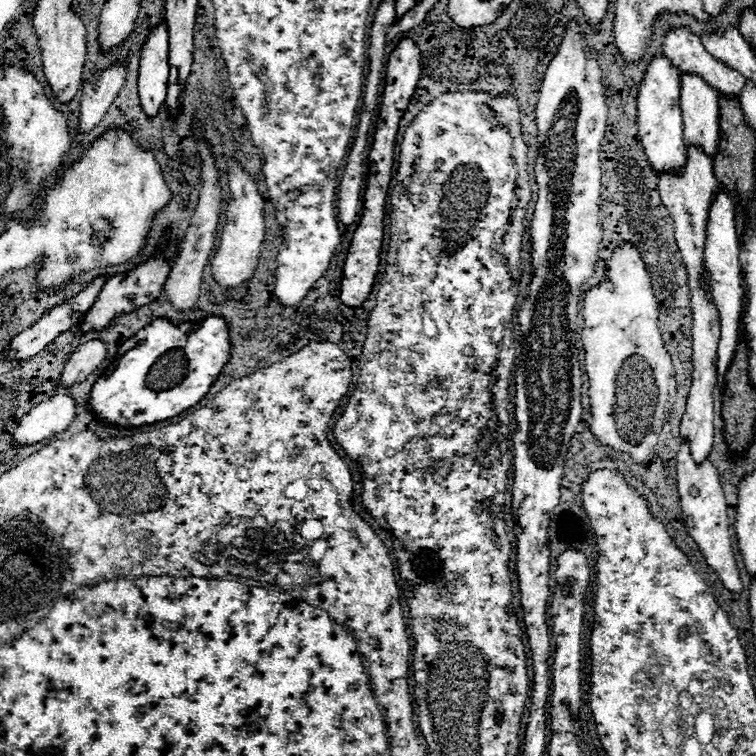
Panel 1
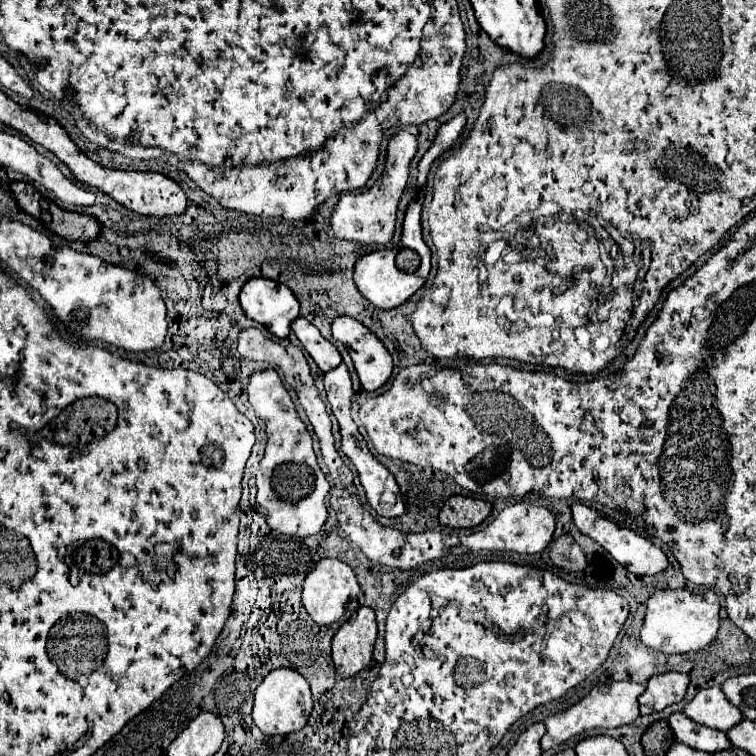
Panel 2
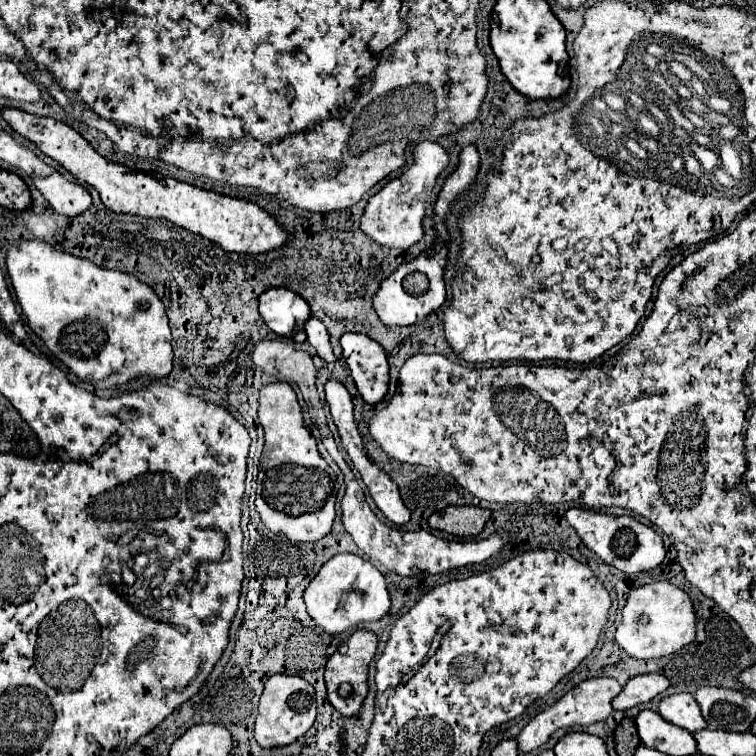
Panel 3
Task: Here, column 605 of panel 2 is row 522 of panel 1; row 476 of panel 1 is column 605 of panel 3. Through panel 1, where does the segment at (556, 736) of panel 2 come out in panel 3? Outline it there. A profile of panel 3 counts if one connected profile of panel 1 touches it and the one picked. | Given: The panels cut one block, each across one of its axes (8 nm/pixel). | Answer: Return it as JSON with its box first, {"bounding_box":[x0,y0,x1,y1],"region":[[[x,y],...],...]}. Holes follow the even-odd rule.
{"bounding_box":[518,678,622,752],"region":[[[588,678],[582,684],[578,684],[576,688],[572,688],[568,694],[564,694],[554,706],[546,708],[544,712],[540,712],[534,720],[530,720],[524,730],[518,734],[518,748],[522,752],[532,752],[538,746],[542,746],[558,728],[570,728],[570,726],[590,726],[594,722],[606,720],[614,708],[612,708],[612,700],[620,694],[622,686],[614,680],[614,678]]]}

